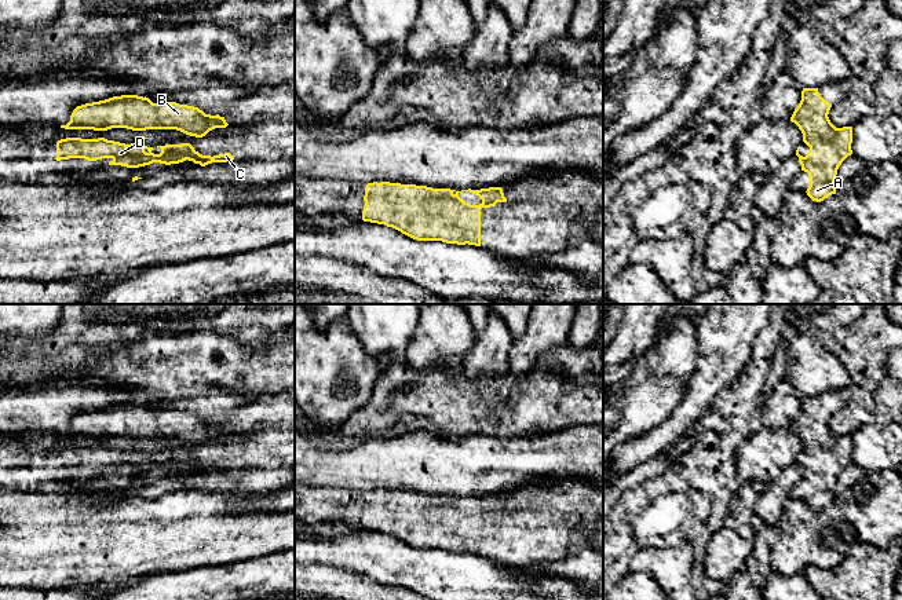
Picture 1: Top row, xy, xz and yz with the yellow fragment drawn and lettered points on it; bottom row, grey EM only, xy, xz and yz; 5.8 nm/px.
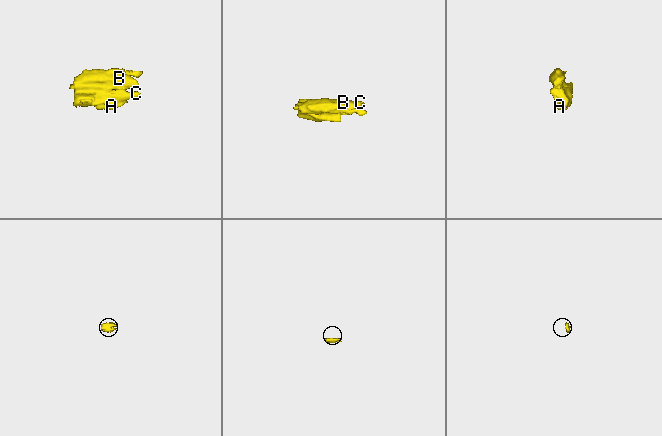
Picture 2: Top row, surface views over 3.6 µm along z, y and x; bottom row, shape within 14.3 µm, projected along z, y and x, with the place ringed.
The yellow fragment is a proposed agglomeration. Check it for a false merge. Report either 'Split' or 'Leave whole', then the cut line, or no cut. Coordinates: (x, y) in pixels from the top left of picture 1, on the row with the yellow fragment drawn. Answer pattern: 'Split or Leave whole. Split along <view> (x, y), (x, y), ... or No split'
Leave whole. No split

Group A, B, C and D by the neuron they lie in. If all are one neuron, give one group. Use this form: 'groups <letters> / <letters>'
groups A B C D

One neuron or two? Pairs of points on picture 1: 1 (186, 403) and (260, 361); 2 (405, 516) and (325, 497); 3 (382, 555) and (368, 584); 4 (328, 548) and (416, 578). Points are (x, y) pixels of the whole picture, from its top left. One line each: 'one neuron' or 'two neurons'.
1: two neurons
2: one neuron
3: two neurons
4: one neuron

